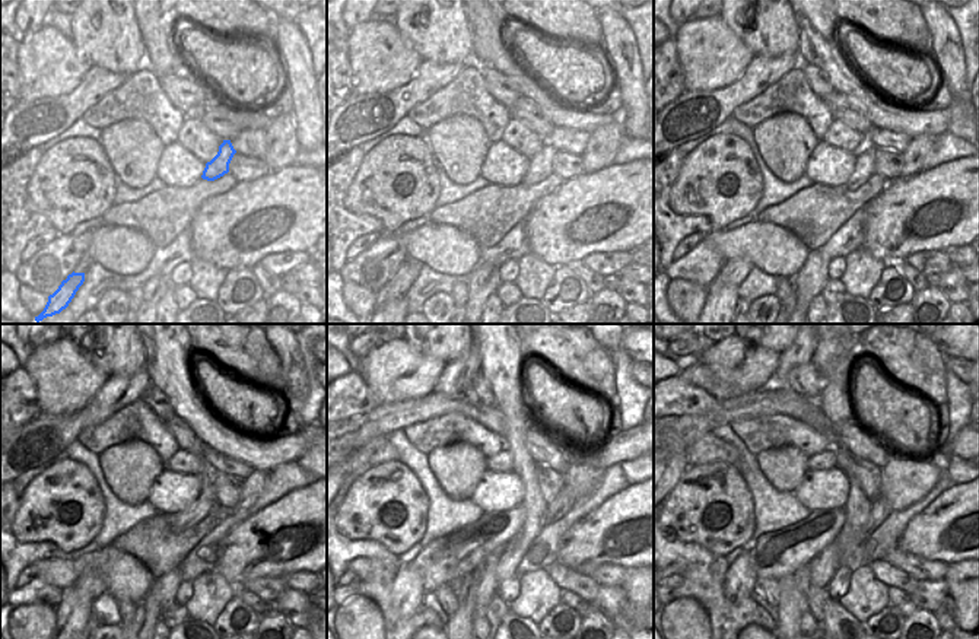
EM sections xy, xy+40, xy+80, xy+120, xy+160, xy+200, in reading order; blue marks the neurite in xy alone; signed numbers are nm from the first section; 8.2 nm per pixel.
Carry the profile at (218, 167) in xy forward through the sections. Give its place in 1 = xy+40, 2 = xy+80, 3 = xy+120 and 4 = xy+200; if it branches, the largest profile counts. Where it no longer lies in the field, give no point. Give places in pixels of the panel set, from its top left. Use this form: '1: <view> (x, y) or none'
1: xy+40 (540, 167)
2: xy+80 (864, 168)
3: xy+120 (180, 521)
4: xy+200 (779, 553)

